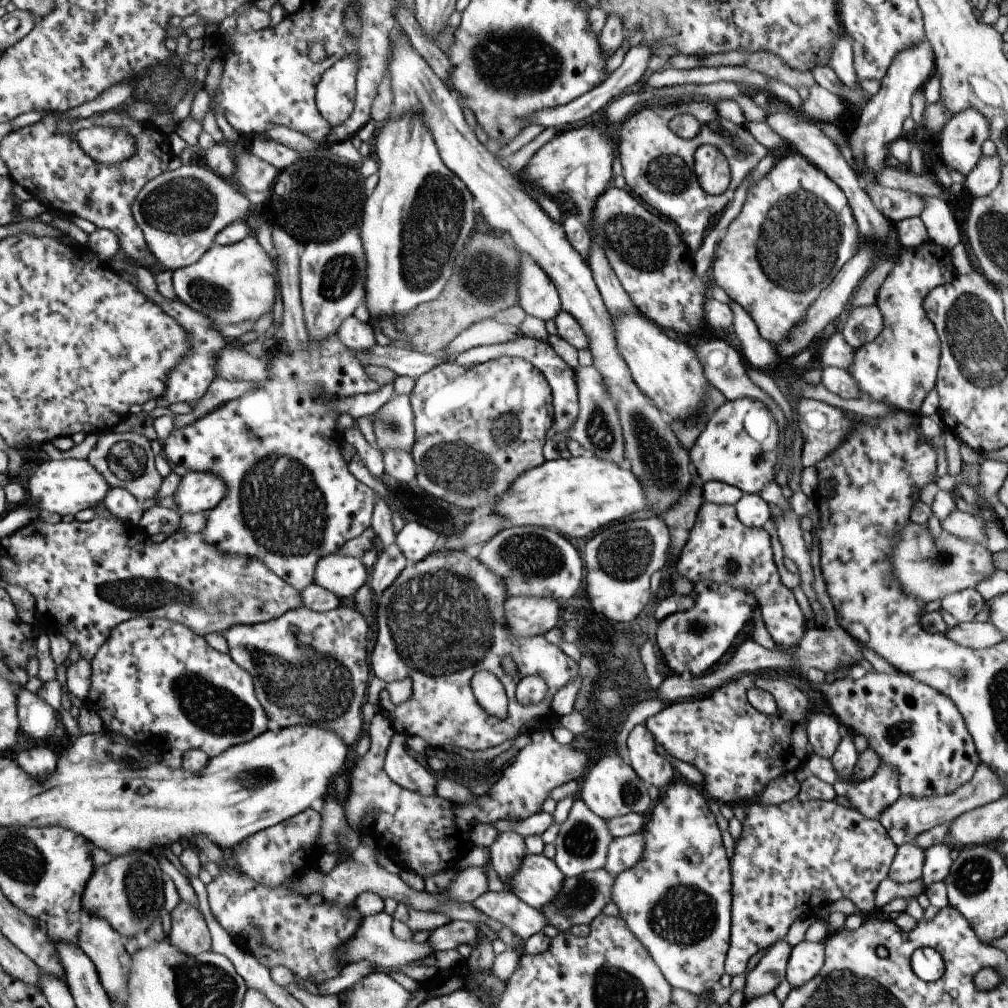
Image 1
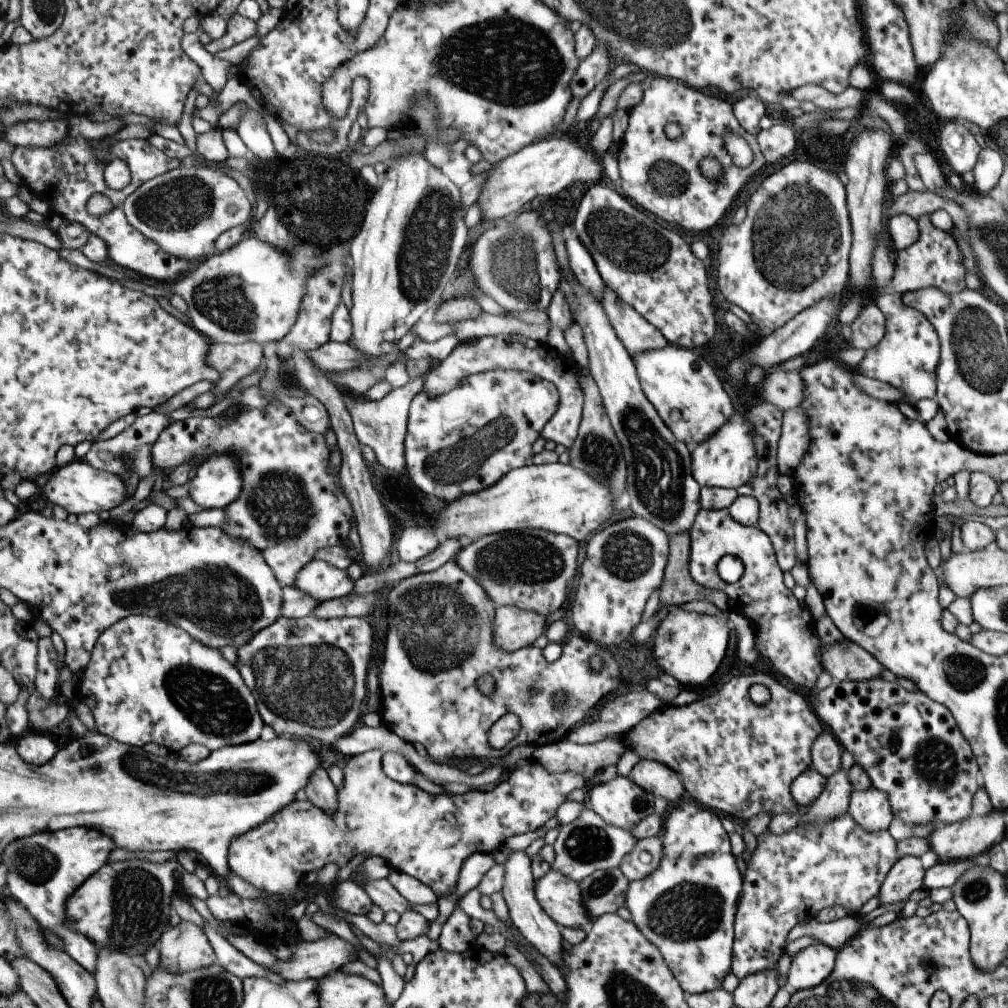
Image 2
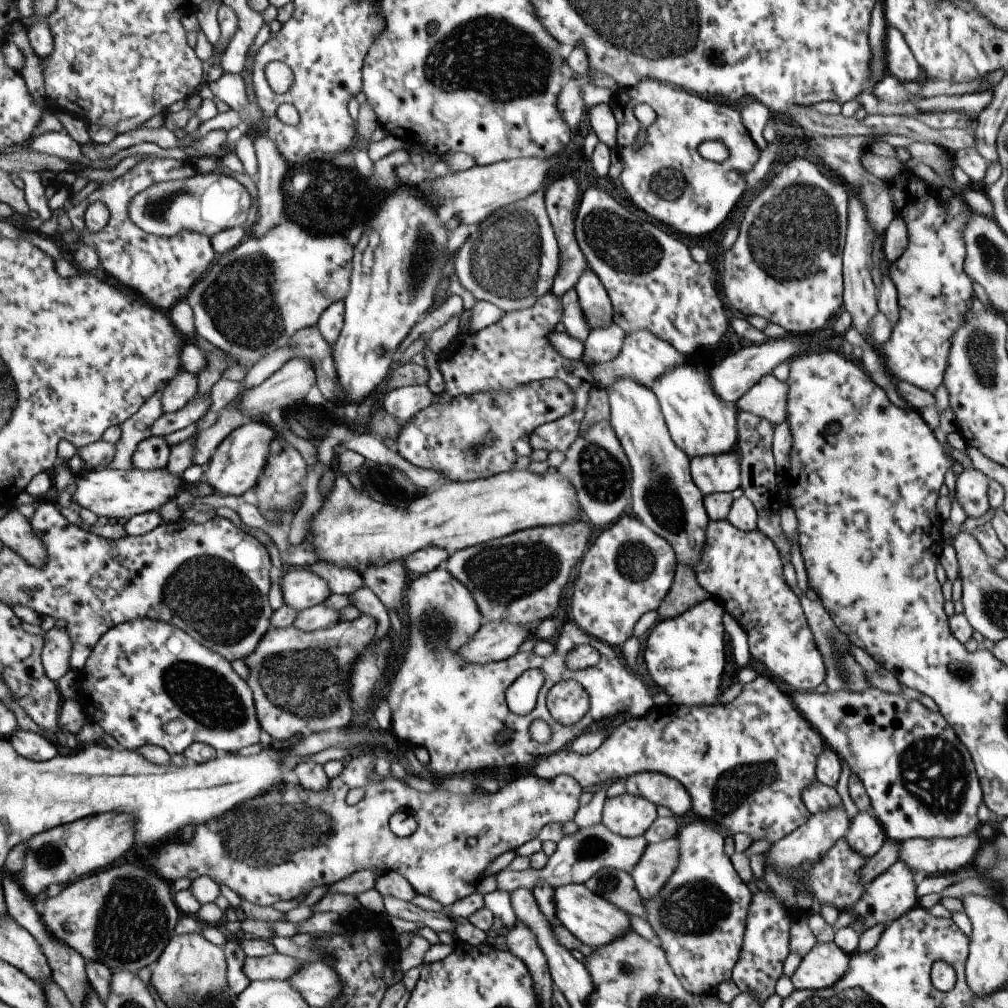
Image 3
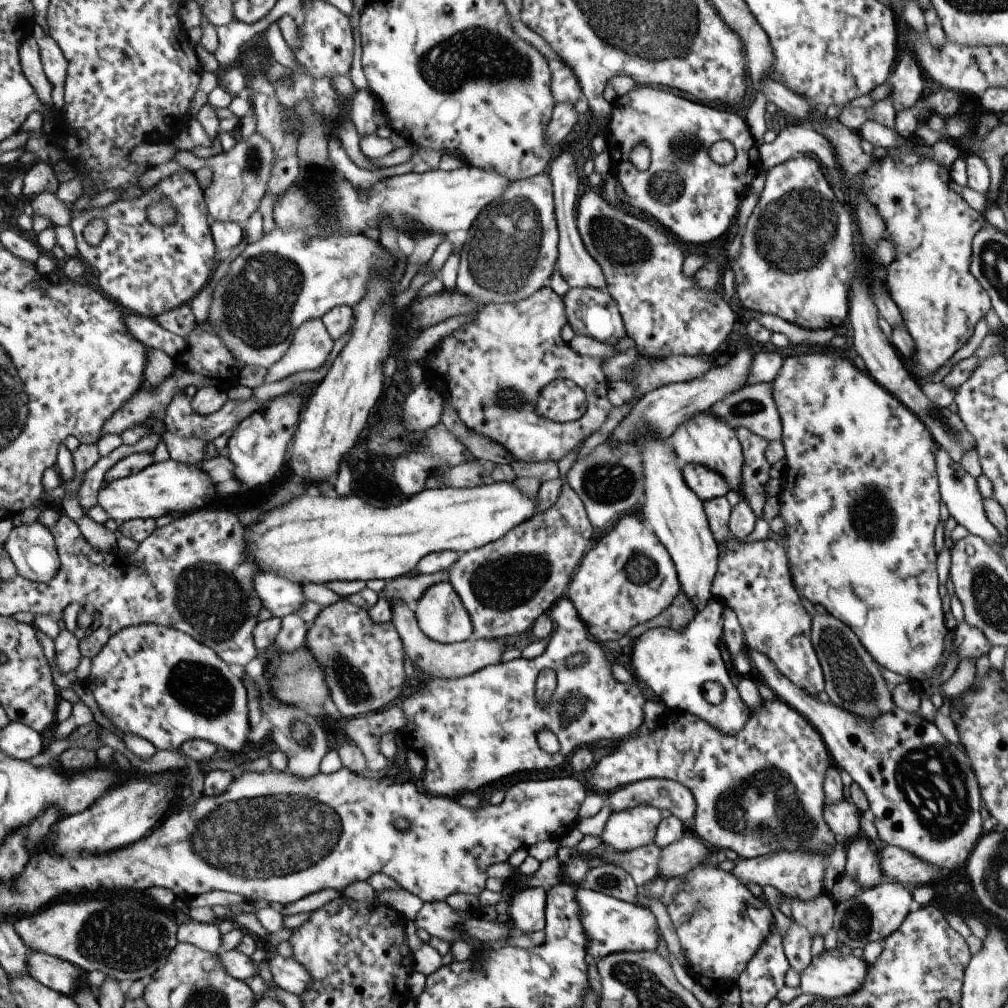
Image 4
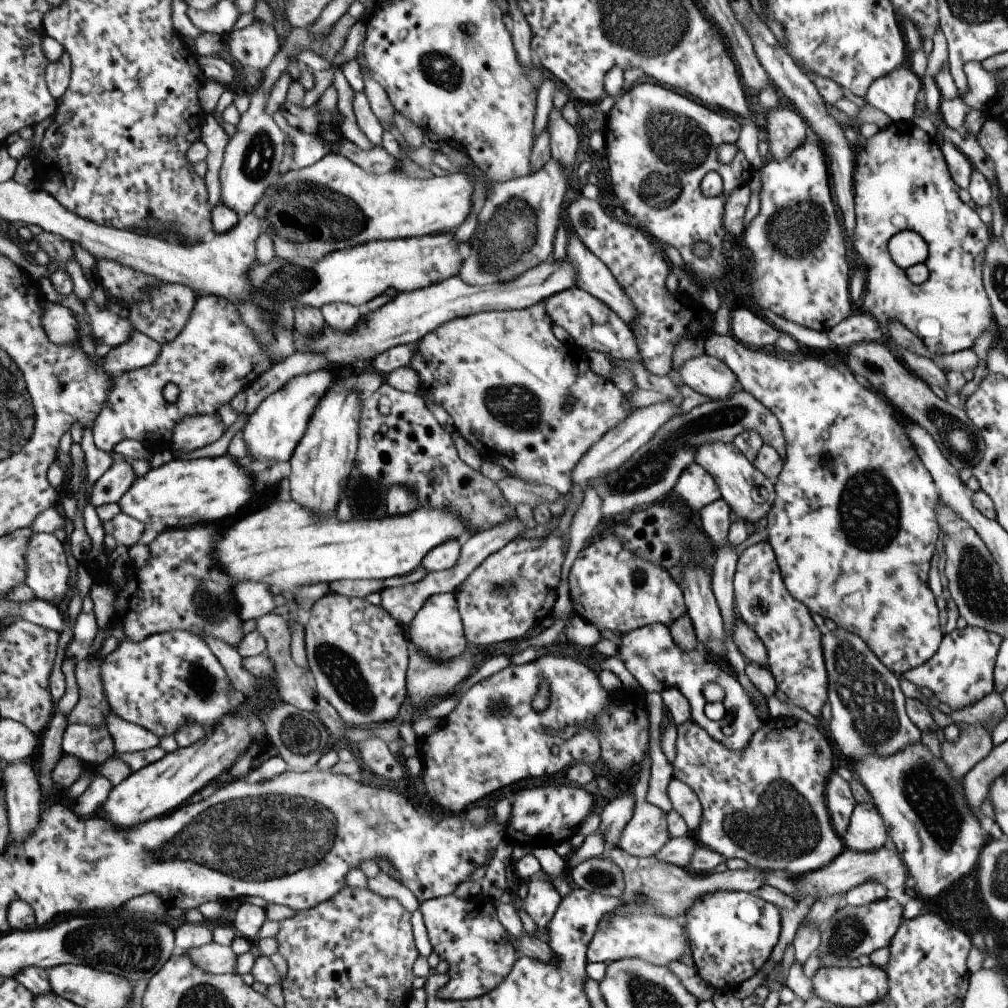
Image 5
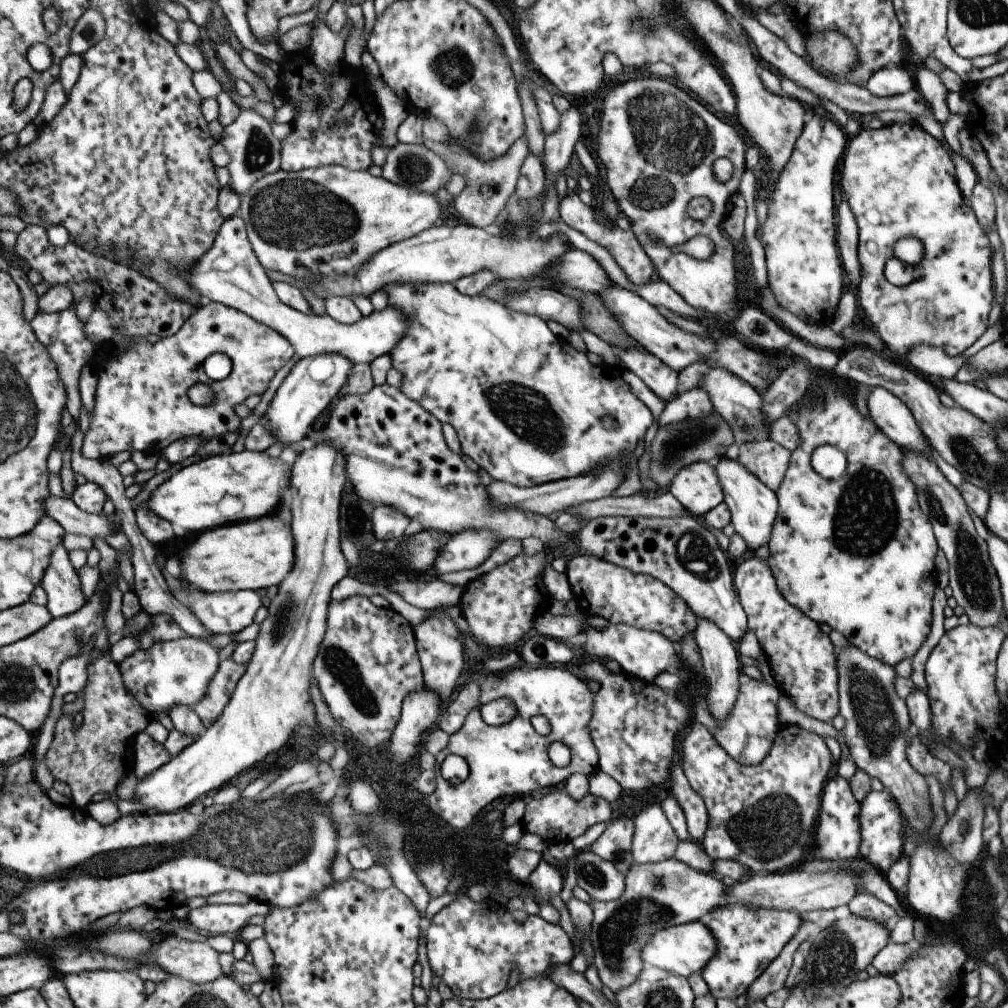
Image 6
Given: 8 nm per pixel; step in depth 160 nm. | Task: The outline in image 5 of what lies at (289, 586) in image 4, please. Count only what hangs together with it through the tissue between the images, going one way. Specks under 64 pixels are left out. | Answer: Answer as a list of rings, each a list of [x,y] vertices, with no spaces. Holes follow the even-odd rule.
[[[264,581],[236,583],[237,600],[241,604],[241,616],[247,620],[259,620],[270,613],[281,611],[275,606],[275,595]]]

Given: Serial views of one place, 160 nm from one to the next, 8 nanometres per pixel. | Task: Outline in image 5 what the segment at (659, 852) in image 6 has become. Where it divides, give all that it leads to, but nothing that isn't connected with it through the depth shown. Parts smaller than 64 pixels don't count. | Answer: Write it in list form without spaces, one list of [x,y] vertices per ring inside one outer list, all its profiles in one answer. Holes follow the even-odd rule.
[[[649,755],[638,762],[637,766],[639,776],[633,787],[633,815],[623,826],[623,832],[617,836],[617,847],[636,858],[654,857],[661,846],[670,840],[666,814],[645,800],[650,775]]]

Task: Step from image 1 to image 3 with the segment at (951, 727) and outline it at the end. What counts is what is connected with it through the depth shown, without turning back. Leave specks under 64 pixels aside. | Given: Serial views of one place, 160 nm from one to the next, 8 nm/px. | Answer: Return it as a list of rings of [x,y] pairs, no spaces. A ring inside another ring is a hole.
[[[869,687],[867,690],[860,693],[852,693],[847,691],[837,691],[824,694],[819,694],[813,691],[793,691],[791,689],[790,701],[794,707],[801,713],[801,716],[820,734],[825,747],[831,749],[841,760],[848,764],[849,770],[861,781],[865,792],[870,800],[870,808],[878,823],[883,829],[887,840],[896,843],[902,843],[909,839],[952,839],[957,837],[964,837],[975,832],[978,827],[978,818],[976,815],[977,807],[982,802],[982,792],[980,784],[974,771],[974,764],[967,749],[960,743],[960,740],[955,736],[953,729],[945,722],[945,719],[938,711],[930,711],[926,706],[923,706],[919,701],[912,700],[897,693],[889,694],[880,691],[878,688]]]

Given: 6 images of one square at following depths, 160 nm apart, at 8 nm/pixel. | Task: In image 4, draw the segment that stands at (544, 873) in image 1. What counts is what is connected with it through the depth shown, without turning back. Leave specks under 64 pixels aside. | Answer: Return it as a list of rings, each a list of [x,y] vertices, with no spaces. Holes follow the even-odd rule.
[[[576,886],[574,901],[579,907],[579,920],[585,933],[585,952],[591,958],[603,958],[608,954],[629,951],[655,952],[658,926],[653,913],[645,907],[617,900],[612,896]]]

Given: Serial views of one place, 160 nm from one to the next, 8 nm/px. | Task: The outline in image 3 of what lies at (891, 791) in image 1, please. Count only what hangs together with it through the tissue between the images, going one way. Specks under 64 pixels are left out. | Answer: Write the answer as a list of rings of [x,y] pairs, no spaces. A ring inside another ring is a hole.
[[[870,808],[857,812],[843,838],[853,851],[868,859],[881,848],[886,836]]]

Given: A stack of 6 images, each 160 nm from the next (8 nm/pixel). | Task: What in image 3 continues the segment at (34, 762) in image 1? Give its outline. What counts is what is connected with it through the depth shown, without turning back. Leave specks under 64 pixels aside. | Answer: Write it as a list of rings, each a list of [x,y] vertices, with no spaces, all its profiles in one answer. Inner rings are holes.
[[[19,728],[9,739],[21,756],[32,761],[53,760],[59,754],[59,750],[55,747],[56,740],[47,733]]]

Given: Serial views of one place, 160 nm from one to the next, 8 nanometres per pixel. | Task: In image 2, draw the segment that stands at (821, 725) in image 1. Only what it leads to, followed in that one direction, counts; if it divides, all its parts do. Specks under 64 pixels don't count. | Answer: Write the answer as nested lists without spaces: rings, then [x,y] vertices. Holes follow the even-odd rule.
[[[823,728],[819,736],[813,741],[810,748],[811,768],[821,776],[829,778],[839,768],[839,757],[843,748],[836,741],[829,730]]]

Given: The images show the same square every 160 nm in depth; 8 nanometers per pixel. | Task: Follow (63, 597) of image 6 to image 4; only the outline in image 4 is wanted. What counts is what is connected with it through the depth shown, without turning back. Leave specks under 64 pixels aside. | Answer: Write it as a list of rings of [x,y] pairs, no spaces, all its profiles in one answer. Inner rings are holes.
[[[41,523],[15,527],[3,547],[27,580],[49,584],[60,571],[56,538]]]

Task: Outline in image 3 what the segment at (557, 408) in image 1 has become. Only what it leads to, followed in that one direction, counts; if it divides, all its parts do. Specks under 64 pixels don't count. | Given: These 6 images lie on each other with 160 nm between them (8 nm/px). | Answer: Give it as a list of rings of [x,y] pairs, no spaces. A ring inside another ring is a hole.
[[[550,290],[533,303],[531,307],[516,311],[504,312],[493,324],[479,332],[461,332],[449,348],[438,354],[438,370],[445,382],[443,392],[452,398],[475,393],[512,391],[515,387],[533,381],[563,382],[574,392],[573,410],[537,427],[527,441],[532,449],[542,448],[565,452],[569,445],[579,437],[578,428],[587,404],[589,390],[599,386],[589,373],[589,367],[600,367],[601,364],[613,360],[621,350],[626,333],[615,323],[605,328],[593,328],[583,341],[583,352],[580,359],[569,360],[559,355],[549,343],[547,335],[554,331],[555,324],[562,315],[562,302]]]

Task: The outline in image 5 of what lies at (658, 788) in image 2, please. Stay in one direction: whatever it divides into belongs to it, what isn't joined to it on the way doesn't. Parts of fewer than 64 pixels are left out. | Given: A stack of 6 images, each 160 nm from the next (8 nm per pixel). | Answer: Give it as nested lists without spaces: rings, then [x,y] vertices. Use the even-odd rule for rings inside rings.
[[[672,778],[669,780],[665,792],[671,802],[671,809],[681,816],[687,829],[697,831],[699,820],[701,820],[701,805],[693,790],[676,778]],[[625,794],[614,798],[603,806],[599,812],[599,832],[603,834],[604,845],[609,848],[617,847],[617,836],[623,832],[623,826],[627,824],[633,815],[635,800],[633,794]]]

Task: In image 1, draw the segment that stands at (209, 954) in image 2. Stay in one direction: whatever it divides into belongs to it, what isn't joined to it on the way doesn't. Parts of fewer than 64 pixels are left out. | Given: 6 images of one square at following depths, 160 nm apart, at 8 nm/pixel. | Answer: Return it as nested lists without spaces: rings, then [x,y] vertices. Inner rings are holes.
[[[181,901],[171,913],[172,928],[167,935],[171,944],[191,956],[212,950],[212,932],[196,905]]]

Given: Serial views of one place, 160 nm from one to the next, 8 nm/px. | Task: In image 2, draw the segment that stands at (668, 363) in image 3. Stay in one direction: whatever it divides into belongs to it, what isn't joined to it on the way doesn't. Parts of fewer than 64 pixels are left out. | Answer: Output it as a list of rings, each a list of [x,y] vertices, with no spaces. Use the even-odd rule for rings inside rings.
[[[604,285],[600,305],[628,355],[633,359],[650,349],[663,348],[668,342],[638,312],[621,301],[616,293]]]

